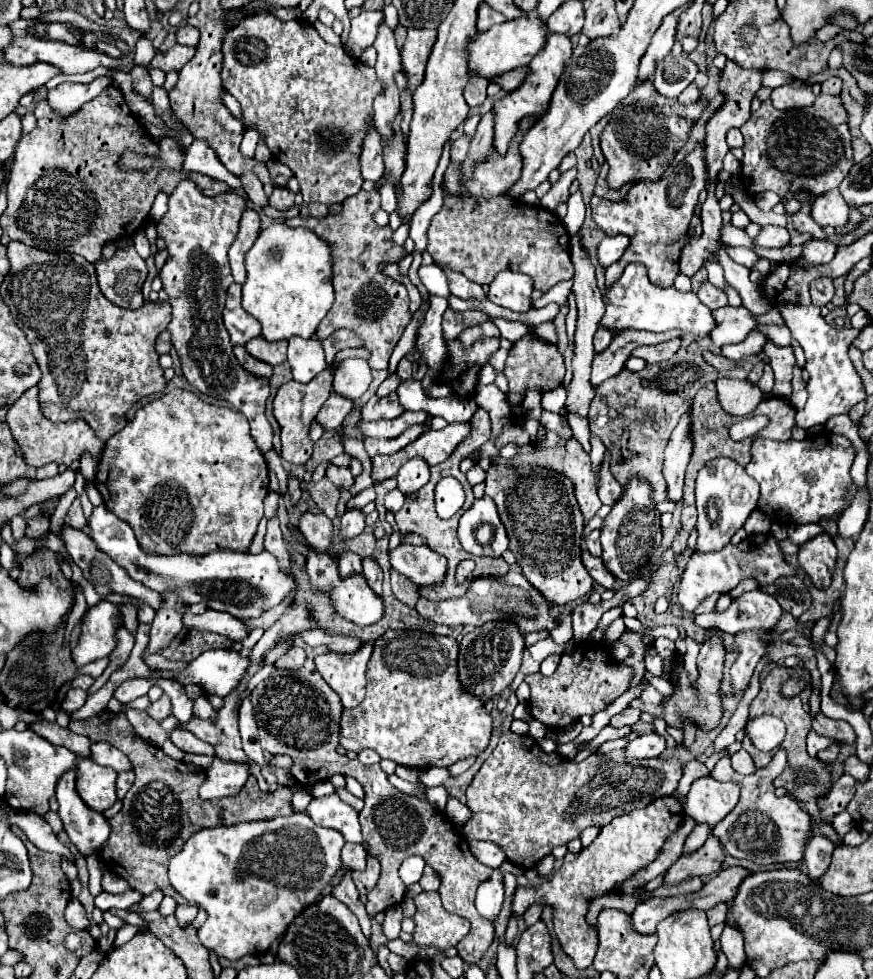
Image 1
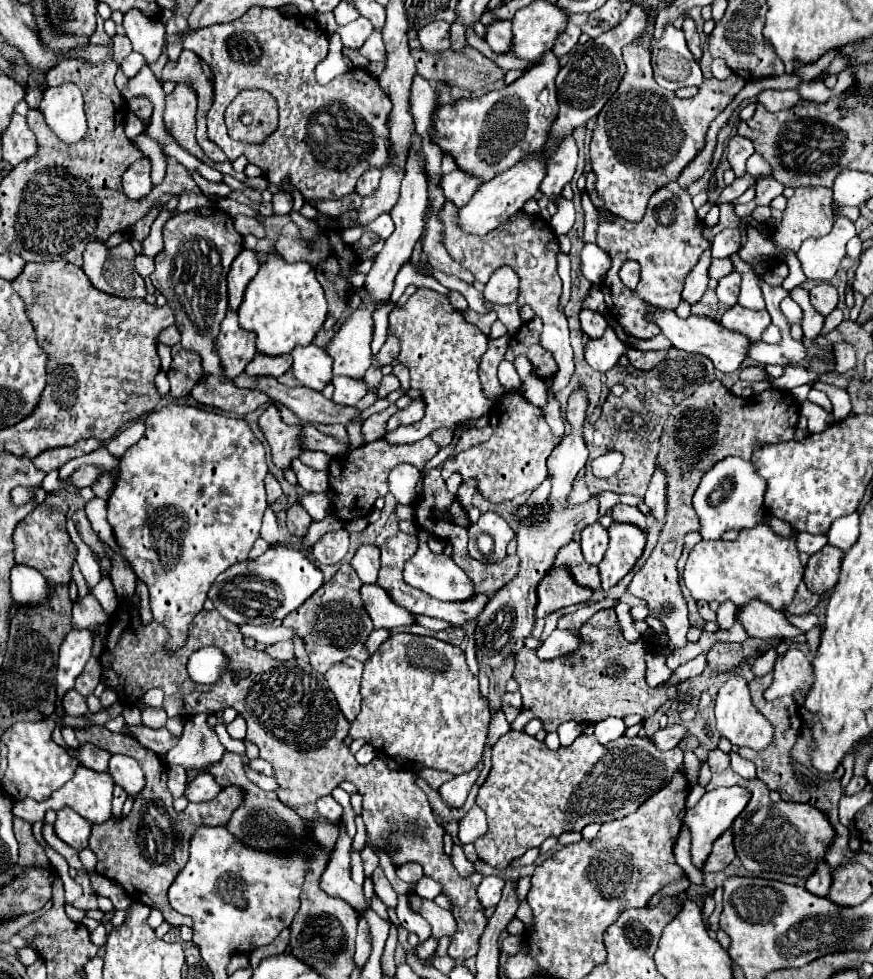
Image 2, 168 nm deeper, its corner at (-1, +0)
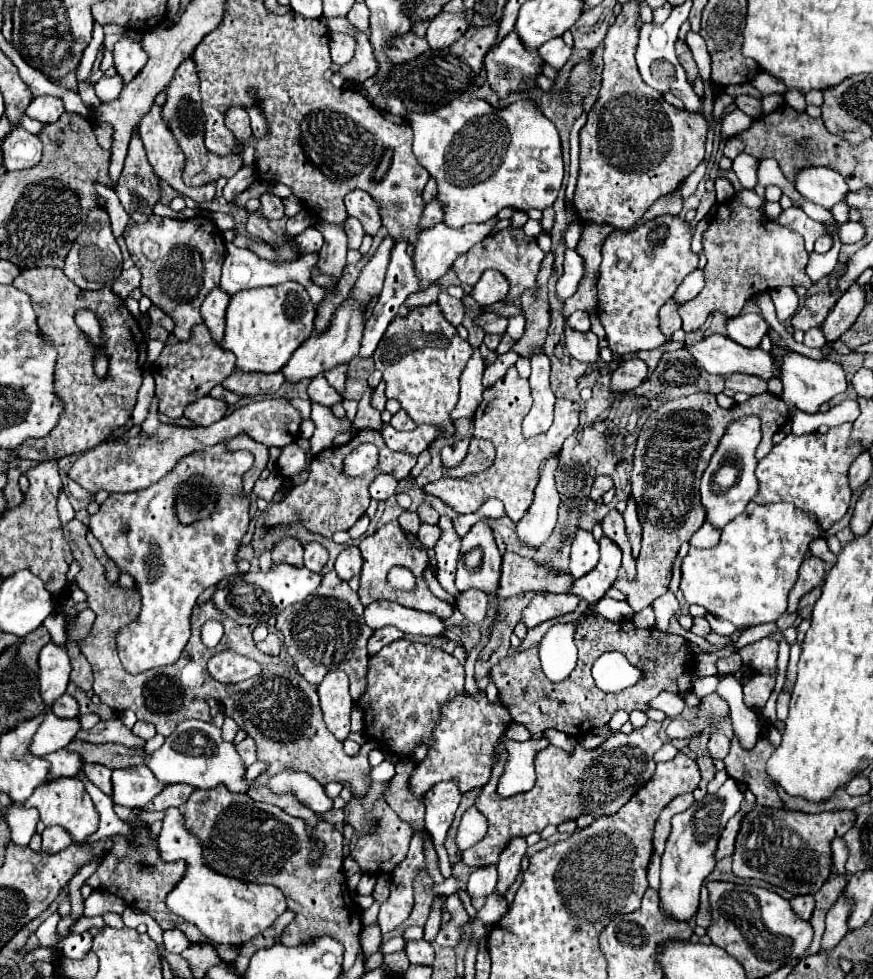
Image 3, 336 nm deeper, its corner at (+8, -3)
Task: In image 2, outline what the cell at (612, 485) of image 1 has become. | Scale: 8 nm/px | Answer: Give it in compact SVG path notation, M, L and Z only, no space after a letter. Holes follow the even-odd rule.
M617 504L611 510L611 518L615 522L623 522L623 524L635 524L641 526L643 532L647 532L647 518L643 512L639 512L635 506L625 506L625 504Z

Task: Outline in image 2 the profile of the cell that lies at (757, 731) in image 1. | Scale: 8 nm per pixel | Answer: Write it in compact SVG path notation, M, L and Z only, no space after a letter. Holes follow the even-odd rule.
M733 676L729 678L715 700L715 718L717 718L717 730L721 738L727 738L733 746L747 746L753 750L763 750L771 744L773 740L773 726L767 722L767 718L763 718L753 706L751 706L751 696L749 696L749 684L739 678Z

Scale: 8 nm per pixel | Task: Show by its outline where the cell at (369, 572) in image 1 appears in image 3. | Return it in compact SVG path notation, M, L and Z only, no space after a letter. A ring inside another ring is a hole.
M348 545L336 559L334 571L338 573L338 577L342 577L344 581L350 581L352 577L360 575L362 571L362 555L360 549L356 545Z

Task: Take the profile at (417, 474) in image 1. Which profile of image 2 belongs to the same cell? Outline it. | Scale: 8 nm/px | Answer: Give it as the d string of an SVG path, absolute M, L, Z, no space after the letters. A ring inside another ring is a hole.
M399 464L389 474L389 492L399 504L411 504L415 496L415 484L419 480L419 470L411 464Z

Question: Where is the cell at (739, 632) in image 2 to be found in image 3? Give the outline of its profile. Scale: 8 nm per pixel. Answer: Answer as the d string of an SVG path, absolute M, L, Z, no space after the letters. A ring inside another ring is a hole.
M708 613L706 619L708 619L712 631L716 631L718 635L724 635L724 637L730 637L730 635L734 635L734 633L744 633L746 629L750 629L750 627L736 627L734 623L730 623L730 621L726 621L726 619L720 619L720 617L714 617L712 613Z

